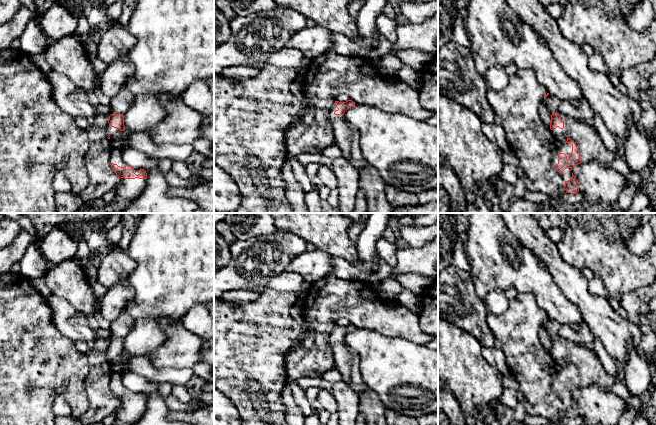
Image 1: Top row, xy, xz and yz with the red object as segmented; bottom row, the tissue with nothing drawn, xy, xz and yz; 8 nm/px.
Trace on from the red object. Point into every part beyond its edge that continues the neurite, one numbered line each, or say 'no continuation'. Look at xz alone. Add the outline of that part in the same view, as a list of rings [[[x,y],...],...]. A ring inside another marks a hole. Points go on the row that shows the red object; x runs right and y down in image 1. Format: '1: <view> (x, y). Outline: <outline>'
1: xz (342, 132). Outline: [[[336,105],[328,111],[329,119],[332,125],[334,134],[334,143],[341,149],[343,157],[350,160],[351,158],[351,143],[350,136],[352,134],[351,128],[344,115],[335,115],[334,112],[338,110]]]

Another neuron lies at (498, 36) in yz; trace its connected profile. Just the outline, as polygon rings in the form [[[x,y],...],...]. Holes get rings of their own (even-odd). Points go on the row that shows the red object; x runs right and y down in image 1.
[[[469,0],[466,8],[468,16],[465,20],[465,27],[471,37],[471,51],[476,70],[483,76],[486,71],[494,65],[507,66],[514,63],[520,71],[531,70],[535,73],[540,84],[546,88],[550,95],[554,95],[561,101],[568,101],[574,105],[580,105],[583,98],[579,84],[571,79],[556,61],[551,50],[545,46],[540,36],[527,23],[520,20],[505,0]]]

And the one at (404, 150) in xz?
[[[355,104],[344,116],[360,130],[362,154],[369,165],[378,170],[386,185],[416,195],[438,187],[437,126],[365,104]]]

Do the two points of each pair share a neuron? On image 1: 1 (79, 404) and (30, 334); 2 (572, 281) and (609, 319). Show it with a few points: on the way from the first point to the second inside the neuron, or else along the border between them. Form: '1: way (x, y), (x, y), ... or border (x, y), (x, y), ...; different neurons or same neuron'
1: way (72, 387), (38, 351); same neuron
2: way (578, 291), (599, 312); same neuron

